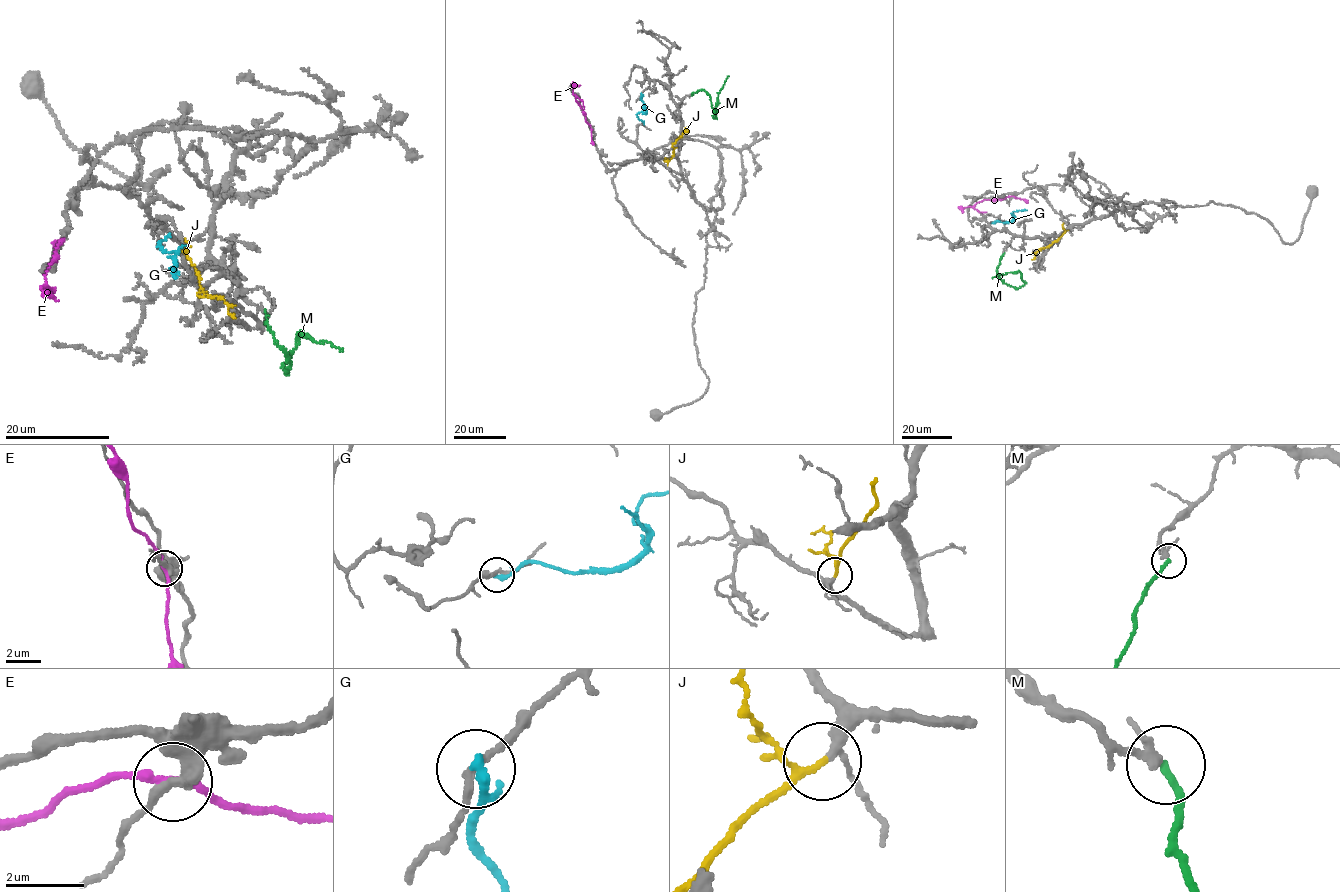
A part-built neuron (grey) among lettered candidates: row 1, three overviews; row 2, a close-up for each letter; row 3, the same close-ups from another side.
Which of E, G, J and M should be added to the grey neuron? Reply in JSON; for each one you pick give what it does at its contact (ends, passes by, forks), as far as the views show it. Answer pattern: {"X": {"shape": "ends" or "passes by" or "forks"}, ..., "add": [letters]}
{"J": {"shape": "passes by"}, "add": ["J"]}

